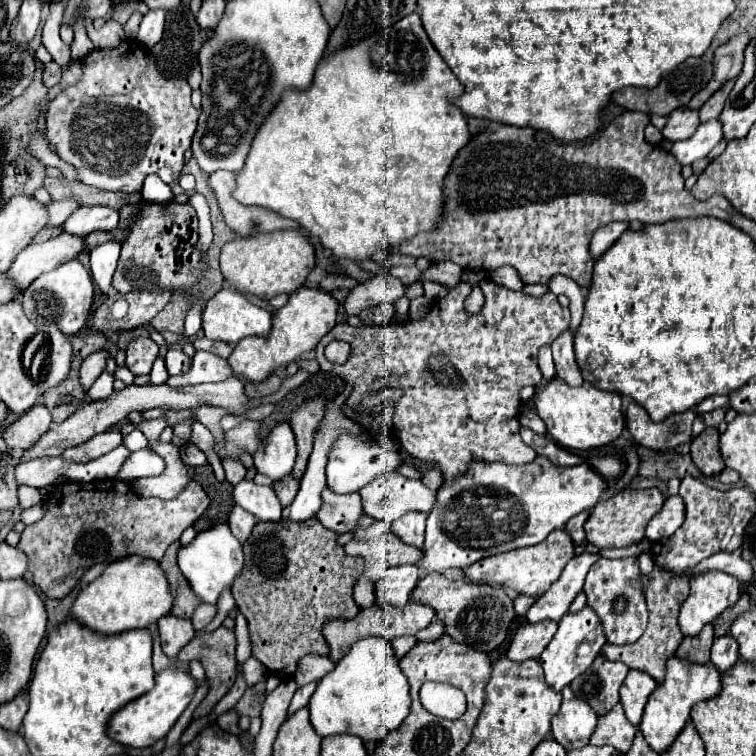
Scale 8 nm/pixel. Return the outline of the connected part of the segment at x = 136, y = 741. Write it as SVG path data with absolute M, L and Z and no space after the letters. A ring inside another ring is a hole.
M170 666L158 672L156 686L146 696L140 696L138 700L130 702L126 708L118 710L112 716L108 724L110 738L124 746L150 748L154 742L162 740L168 734L168 730L176 724L176 720L182 716L182 712L192 702L196 690L198 690L198 682L192 678L192 674L184 666Z

